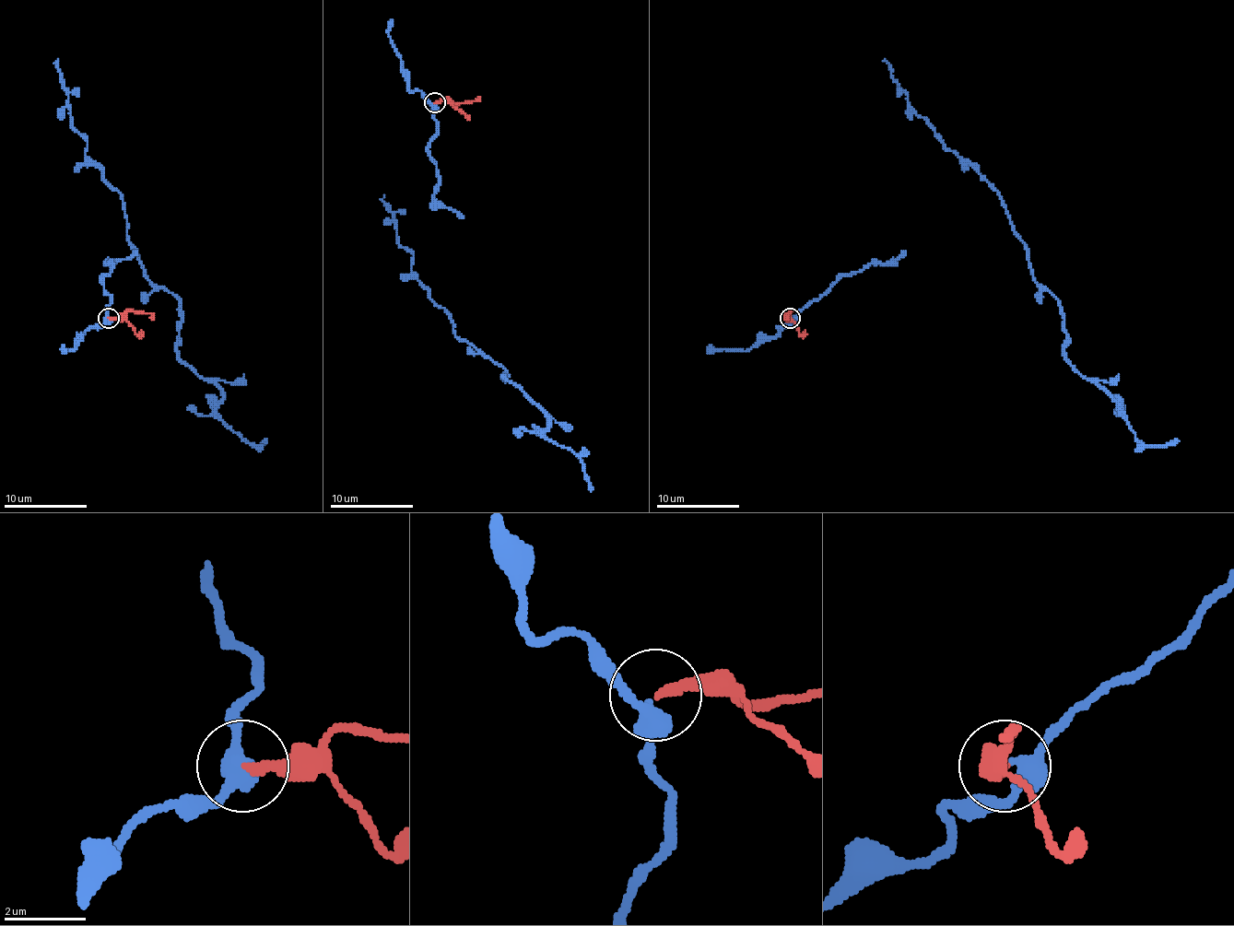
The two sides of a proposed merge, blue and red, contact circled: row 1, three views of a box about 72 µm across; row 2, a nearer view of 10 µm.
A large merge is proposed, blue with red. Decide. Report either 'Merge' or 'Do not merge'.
Merge

